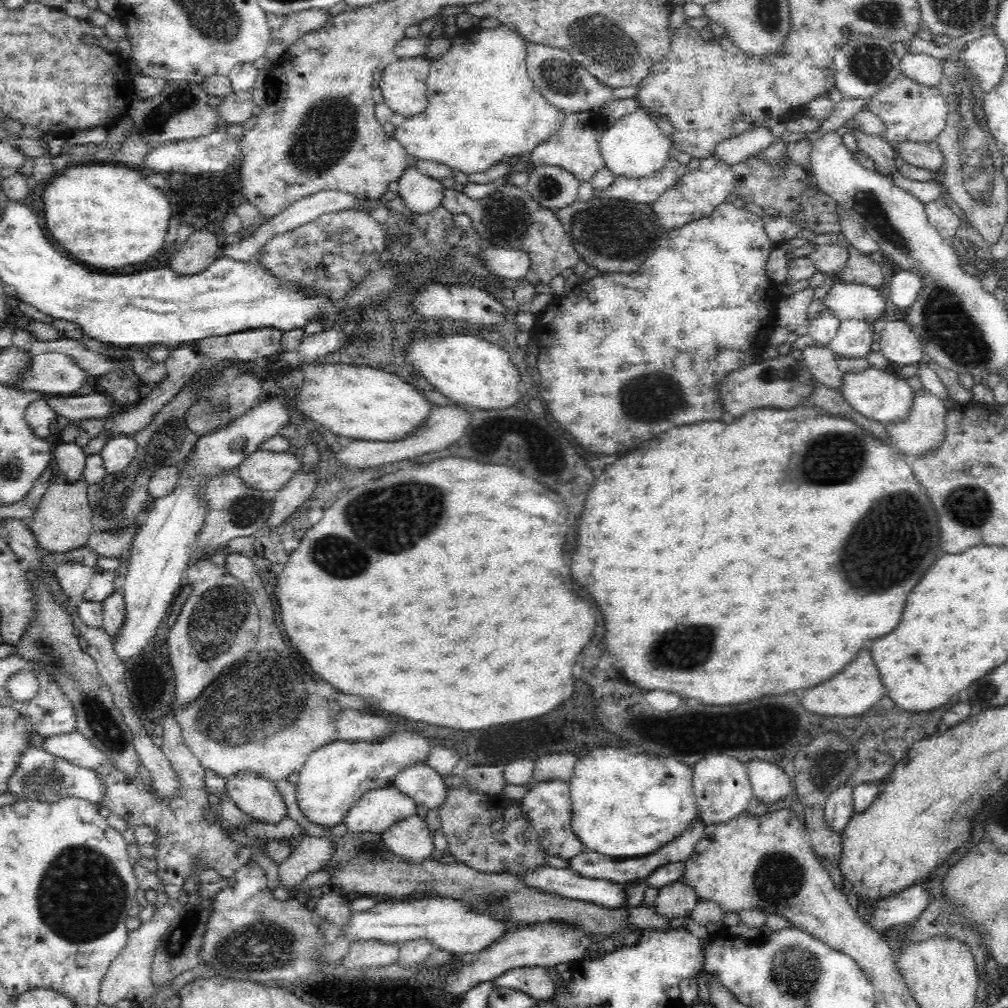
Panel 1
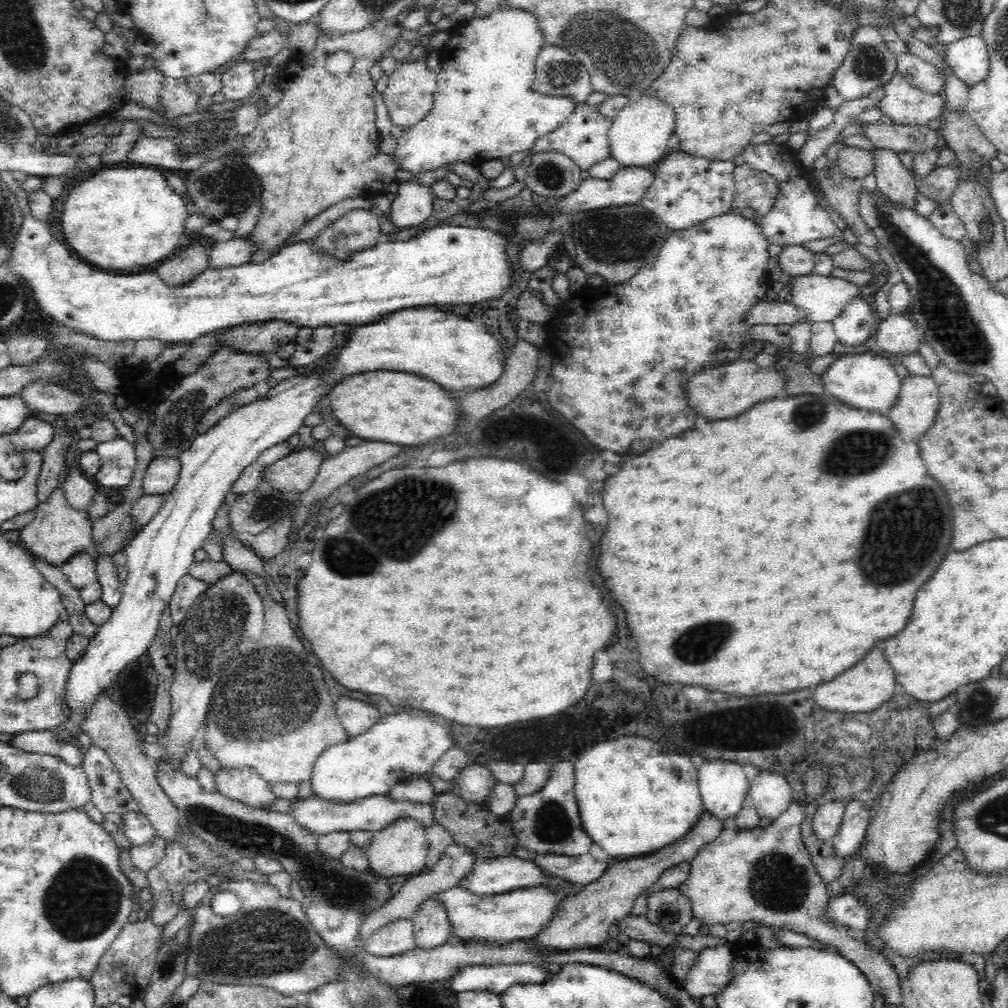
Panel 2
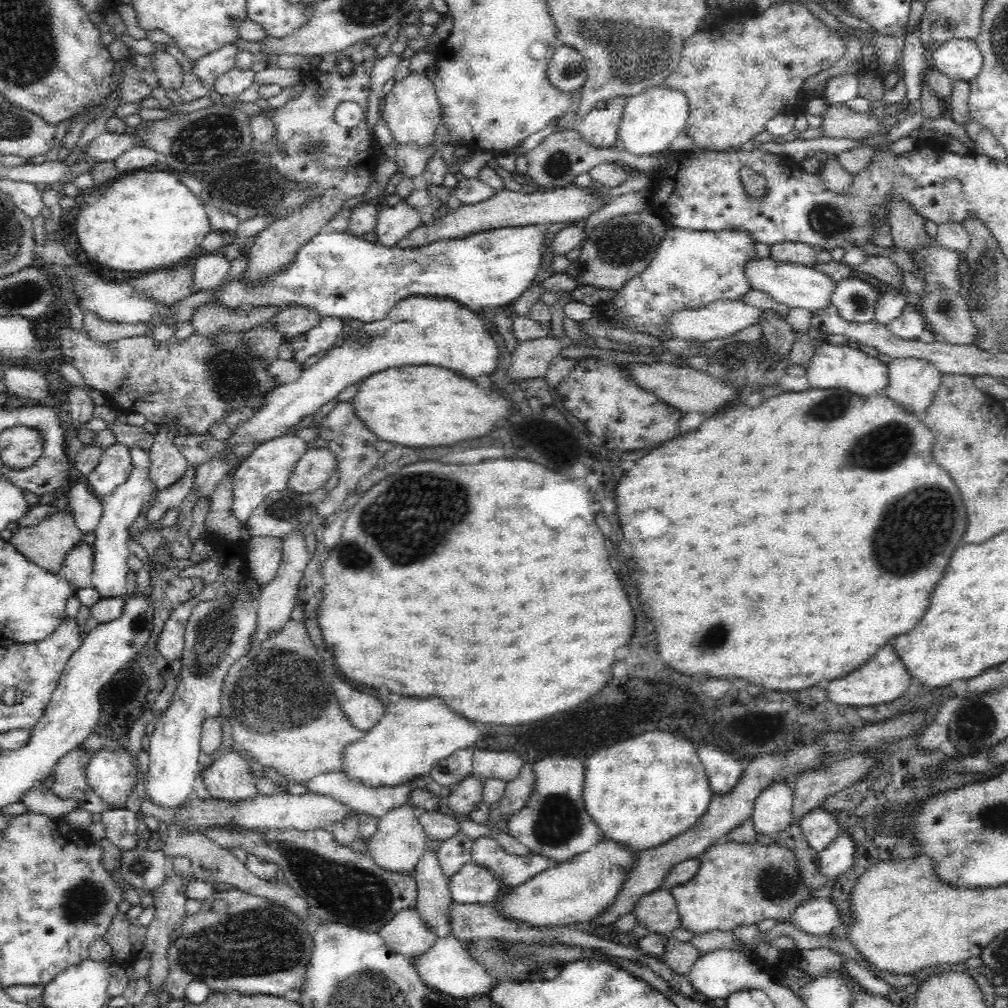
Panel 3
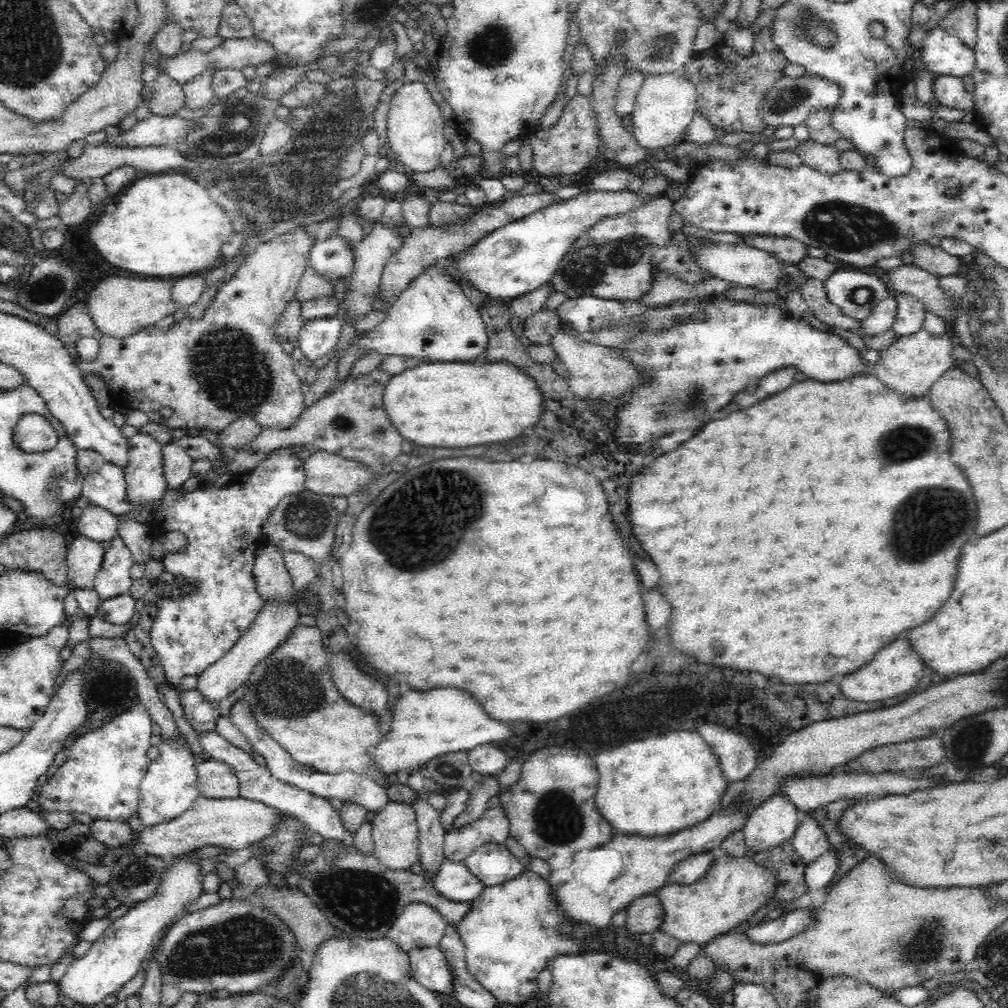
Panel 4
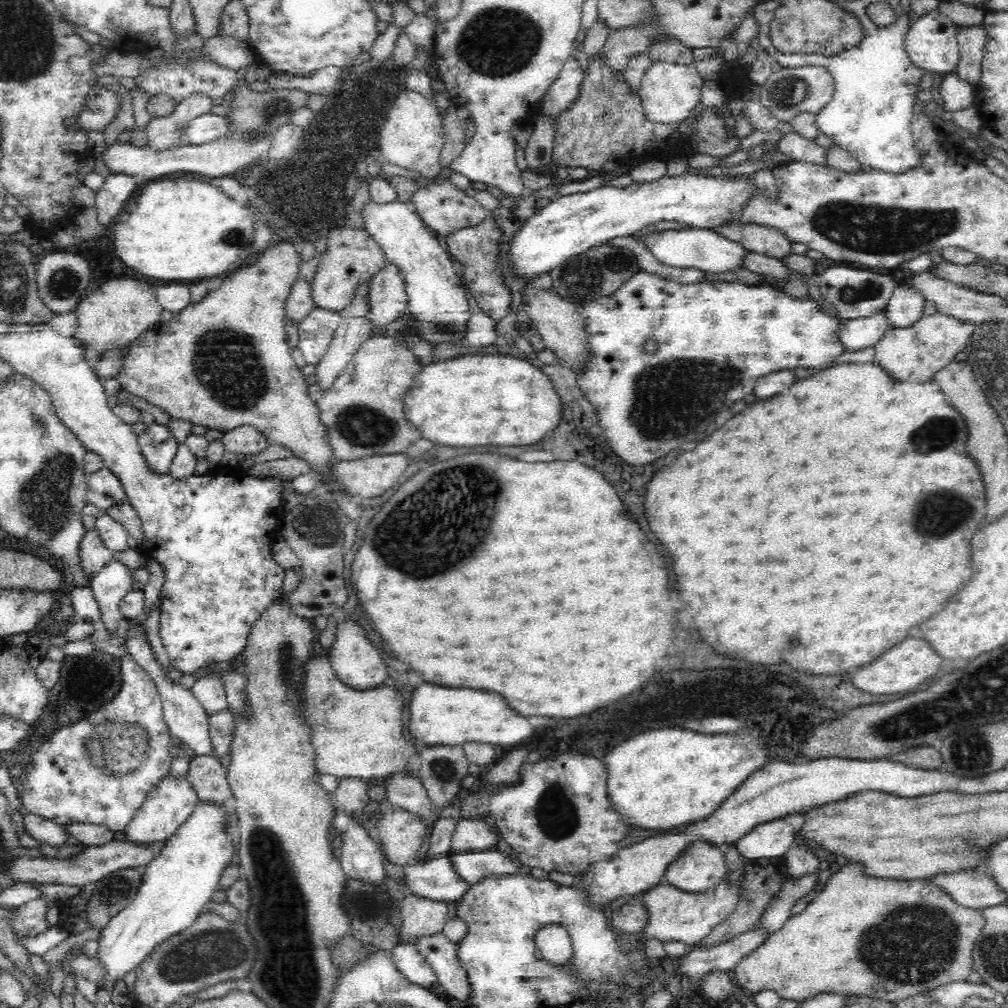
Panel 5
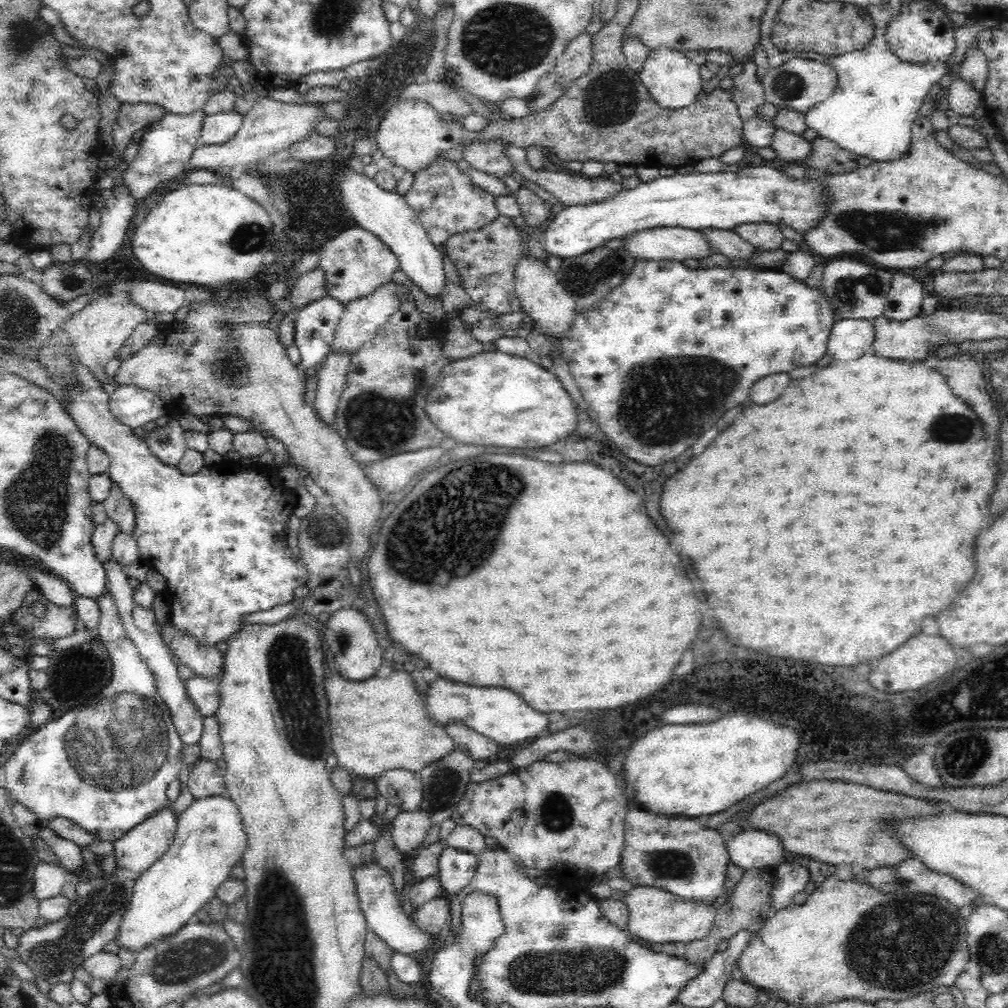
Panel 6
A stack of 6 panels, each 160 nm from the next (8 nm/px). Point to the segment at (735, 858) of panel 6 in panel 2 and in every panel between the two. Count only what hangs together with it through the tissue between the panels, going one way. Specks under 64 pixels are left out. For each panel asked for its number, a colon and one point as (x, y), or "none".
2: (770, 795)
3: (772, 813)
4: (775, 821)
5: (772, 839)

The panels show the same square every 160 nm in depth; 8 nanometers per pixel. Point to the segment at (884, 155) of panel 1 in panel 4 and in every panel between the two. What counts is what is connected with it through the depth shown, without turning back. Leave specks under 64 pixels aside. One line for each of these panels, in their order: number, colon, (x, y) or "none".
2: (895, 181)
3: (907, 227)
4: (935, 260)

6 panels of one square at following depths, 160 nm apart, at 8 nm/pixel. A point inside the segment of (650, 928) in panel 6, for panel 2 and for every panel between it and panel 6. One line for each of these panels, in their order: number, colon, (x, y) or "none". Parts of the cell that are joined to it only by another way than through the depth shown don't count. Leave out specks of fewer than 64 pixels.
2: (766, 875)
3: (736, 885)
4: (732, 889)
5: (673, 915)

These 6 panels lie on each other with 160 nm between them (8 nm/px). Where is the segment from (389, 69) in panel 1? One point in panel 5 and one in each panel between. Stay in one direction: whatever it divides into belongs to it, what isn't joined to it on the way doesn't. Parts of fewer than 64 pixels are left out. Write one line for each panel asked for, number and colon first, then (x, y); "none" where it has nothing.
2: (409, 96)
3: (412, 109)
4: (415, 127)
5: (412, 135)

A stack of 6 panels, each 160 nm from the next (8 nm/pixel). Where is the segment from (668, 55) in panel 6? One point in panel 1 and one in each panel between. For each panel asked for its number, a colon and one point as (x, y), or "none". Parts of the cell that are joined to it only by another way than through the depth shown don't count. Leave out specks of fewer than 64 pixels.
1: (634, 147)
2: (638, 135)
3: (651, 120)
4: (666, 103)
5: (669, 92)

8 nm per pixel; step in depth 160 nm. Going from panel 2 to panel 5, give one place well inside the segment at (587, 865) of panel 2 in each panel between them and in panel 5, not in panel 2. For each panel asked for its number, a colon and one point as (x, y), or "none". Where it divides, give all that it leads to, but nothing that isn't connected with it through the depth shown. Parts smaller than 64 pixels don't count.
3: (511, 870)
4: (493, 864)
5: (472, 867)

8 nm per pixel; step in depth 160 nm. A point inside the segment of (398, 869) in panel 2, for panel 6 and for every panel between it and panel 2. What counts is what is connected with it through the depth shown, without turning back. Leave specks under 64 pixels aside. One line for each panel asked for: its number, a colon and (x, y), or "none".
3: (399, 842)
4: (395, 831)
5: (403, 835)
6: (409, 829)

